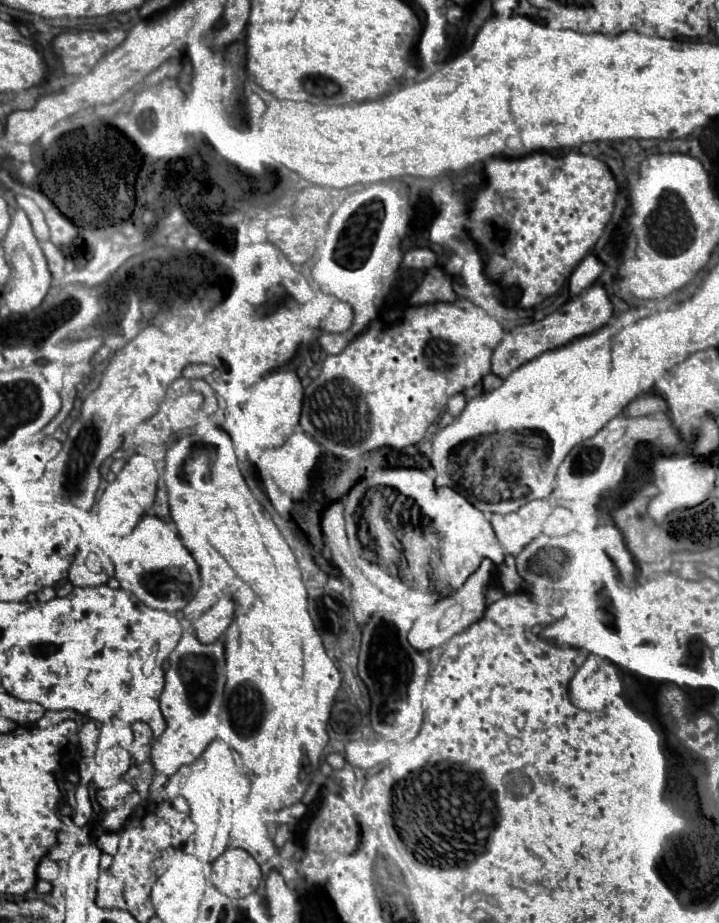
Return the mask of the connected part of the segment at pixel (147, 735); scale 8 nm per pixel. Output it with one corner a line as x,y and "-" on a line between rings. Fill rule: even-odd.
134,722
132,730
134,730
134,740
136,740
138,746
148,746
152,742
152,730
150,730
148,724

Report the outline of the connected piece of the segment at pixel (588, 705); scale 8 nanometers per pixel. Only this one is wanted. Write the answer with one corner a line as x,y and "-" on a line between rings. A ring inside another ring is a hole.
588,656
586,662
578,668
570,682
570,700
582,710
604,710
610,698
616,698
622,692
622,678
620,668
612,666
612,662
600,658
600,656

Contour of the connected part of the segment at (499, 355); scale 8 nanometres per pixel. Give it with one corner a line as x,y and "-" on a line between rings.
595,284
588,288
582,296
576,296
568,302
568,306
552,312
550,316
546,316
540,322
530,322
530,324
520,324
514,326
512,330
508,330
502,338
502,342
498,344
498,348
494,350
492,356
492,372
500,378
506,378
512,370
516,370
518,366
522,366
524,362
540,356
546,350
558,348
568,344
570,340
596,332
598,328
602,328
606,322
609,322
613,316
613,305
610,304
608,294
601,284

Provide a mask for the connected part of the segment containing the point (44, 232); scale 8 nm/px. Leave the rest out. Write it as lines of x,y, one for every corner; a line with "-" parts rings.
18,196
18,206
26,210
30,222
32,222
32,228
34,228
36,238
38,238
40,242
48,240
48,238
50,238
50,232
48,232
48,226
46,226
46,220
44,220
42,210
40,210
32,200
28,200
28,198
24,198
24,196

